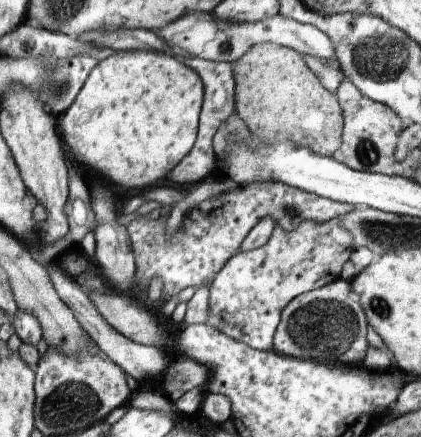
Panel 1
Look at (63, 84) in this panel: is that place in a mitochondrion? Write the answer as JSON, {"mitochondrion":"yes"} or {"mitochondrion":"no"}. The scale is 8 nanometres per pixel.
{"mitochondrion":"yes"}

